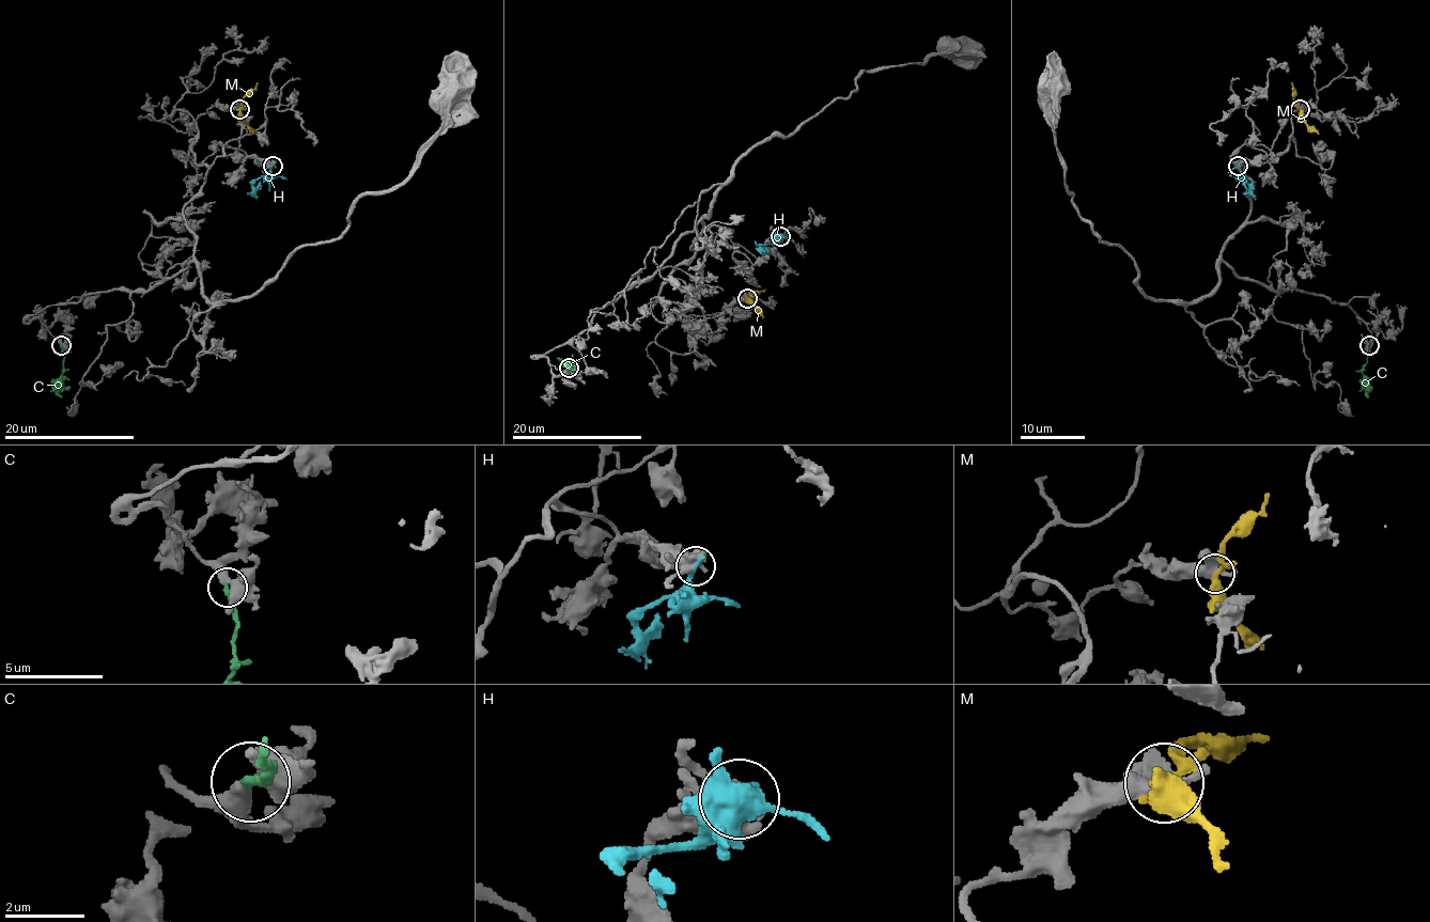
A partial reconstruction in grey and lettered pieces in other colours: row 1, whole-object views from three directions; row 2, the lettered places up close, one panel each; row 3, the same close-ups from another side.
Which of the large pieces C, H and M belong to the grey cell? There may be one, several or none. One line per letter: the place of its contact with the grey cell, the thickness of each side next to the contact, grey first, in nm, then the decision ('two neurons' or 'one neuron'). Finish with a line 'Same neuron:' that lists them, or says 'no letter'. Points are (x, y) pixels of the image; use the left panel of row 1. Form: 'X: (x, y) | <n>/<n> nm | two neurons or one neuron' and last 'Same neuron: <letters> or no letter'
C: (61, 345) | 460/240 nm | one neuron
H: (273, 166) | 480/260 nm | two neurons
M: (239, 109) | 360/320 nm | two neurons
Same neuron: C

